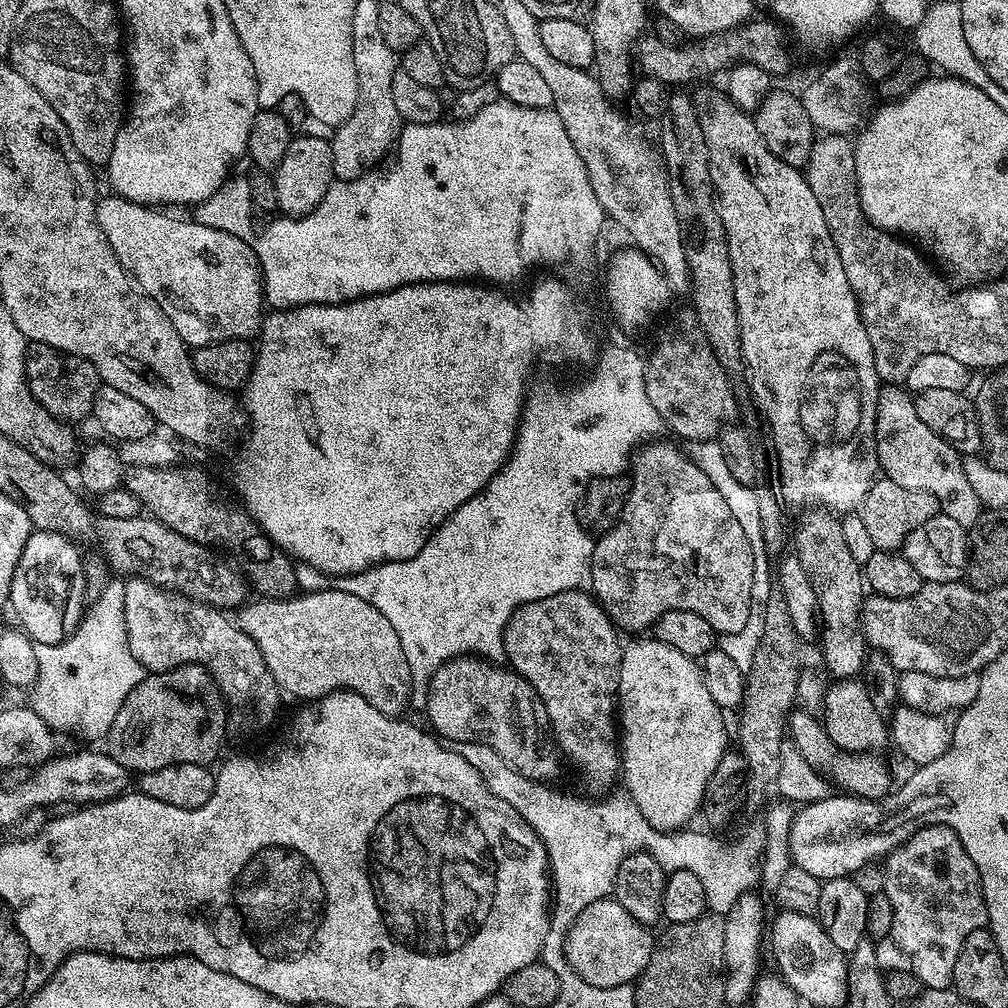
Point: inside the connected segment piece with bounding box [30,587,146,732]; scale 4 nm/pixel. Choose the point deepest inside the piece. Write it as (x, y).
(85, 676)

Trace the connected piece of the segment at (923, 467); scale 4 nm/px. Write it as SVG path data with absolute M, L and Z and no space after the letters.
M881 395L874 405L874 436L876 432L876 456L884 467L883 475L899 486L912 492L925 492L941 504L943 515L971 529L980 517L981 505L967 480L961 477L958 453L930 426L926 426L916 413L916 401L911 395Z

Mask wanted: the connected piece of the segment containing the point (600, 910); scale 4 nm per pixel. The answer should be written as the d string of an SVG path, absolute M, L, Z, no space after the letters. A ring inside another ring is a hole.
M605 898L586 906L574 916L564 936L564 960L582 982L595 988L632 984L643 972L654 947L643 927L629 920L615 899Z

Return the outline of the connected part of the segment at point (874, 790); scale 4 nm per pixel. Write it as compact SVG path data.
M805 710L793 711L787 717L787 731L802 757L806 758L806 761L812 764L821 776L831 781L837 789L861 797L863 800L879 801L879 796L884 796L888 792L888 768L879 760L881 757L867 752L842 751L833 744L830 737L825 736L823 723L817 717L815 720L814 717L816 716L811 711Z

